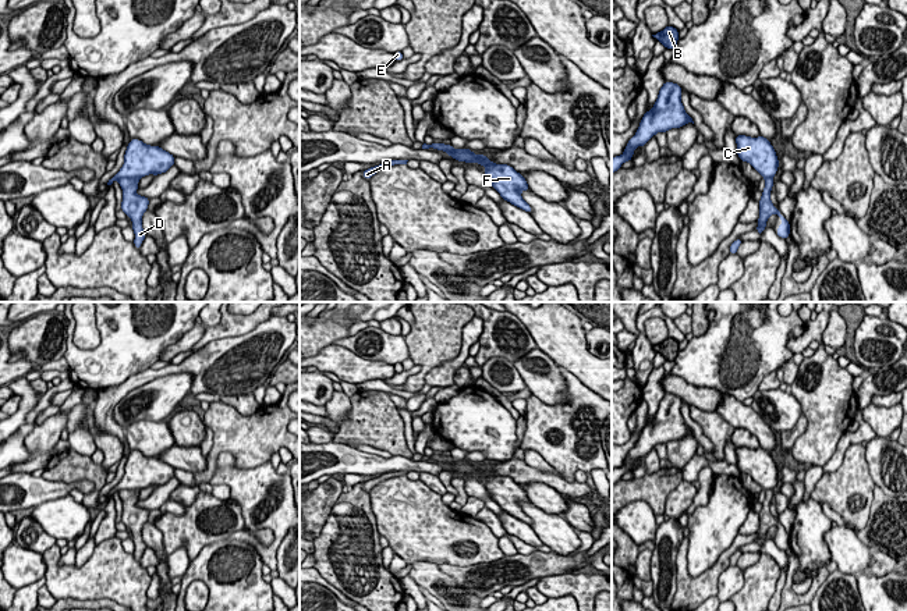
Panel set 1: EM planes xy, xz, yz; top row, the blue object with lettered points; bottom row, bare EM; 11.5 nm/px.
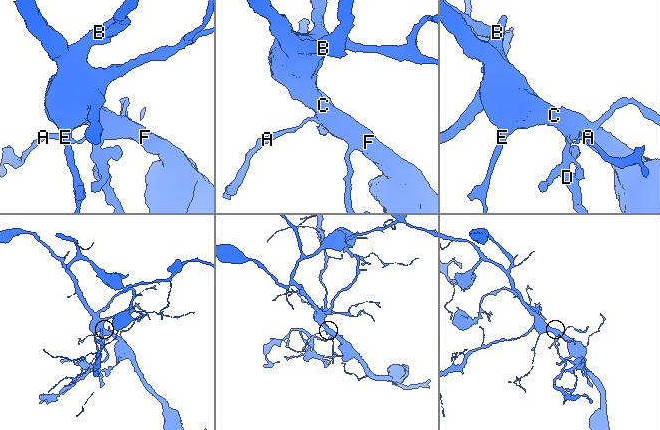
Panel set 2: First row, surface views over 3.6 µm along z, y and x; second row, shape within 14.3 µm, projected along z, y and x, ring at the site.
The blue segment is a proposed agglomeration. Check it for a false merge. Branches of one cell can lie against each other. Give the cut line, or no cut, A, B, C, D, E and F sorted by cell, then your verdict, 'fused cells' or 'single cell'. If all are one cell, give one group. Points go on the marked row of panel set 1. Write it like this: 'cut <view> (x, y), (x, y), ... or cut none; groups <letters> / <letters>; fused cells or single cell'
cut xy (138, 177), (121, 177), (119, 180); groups A B C E F / D; fused cells

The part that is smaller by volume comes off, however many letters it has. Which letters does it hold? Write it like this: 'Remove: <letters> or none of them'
Remove: D

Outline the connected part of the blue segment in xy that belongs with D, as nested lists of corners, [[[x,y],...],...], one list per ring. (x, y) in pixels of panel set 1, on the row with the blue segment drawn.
[[[120,178],[118,184],[123,189],[121,210],[131,219],[135,234],[134,245],[141,248],[146,232],[142,228],[142,216],[149,206],[149,198],[137,195],[139,178]]]

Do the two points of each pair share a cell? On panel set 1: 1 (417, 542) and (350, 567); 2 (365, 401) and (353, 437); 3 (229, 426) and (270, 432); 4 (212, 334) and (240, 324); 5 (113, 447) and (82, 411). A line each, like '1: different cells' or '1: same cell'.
1: different cells
2: same cell
3: same cell
4: same cell
5: same cell

